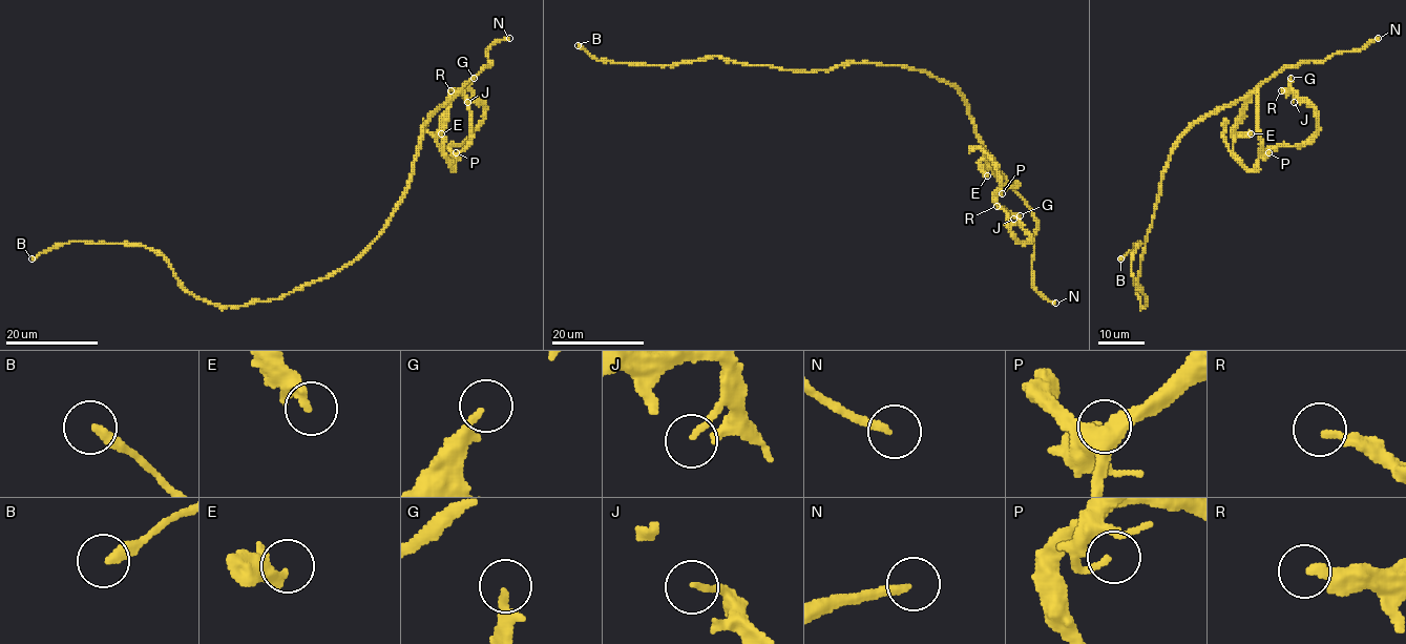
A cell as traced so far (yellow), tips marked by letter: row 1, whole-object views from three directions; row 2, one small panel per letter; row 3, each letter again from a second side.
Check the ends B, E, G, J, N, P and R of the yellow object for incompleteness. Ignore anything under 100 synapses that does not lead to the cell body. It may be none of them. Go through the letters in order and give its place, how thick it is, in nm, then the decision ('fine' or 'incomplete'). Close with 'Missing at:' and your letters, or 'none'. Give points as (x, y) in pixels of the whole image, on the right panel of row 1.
B: place (1120, 258); calibre 320 nm; fine
E: place (1251, 133); calibre 300 nm; fine
G: place (1291, 78); calibre 140 nm; fine
J: place (1294, 102); calibre 130 nm; fine
N: place (1378, 38); calibre 200 nm; incomplete
P: place (1268, 152); calibre 150 nm; fine
R: place (1281, 90); calibre 240 nm; fine
Missing at: N

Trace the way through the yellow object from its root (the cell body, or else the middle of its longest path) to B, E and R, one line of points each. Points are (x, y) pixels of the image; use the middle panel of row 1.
B: (934, 76), (871, 62), (794, 71), (743, 64), (717, 56), (668, 65), (622, 63), (595, 59), (578, 45)
E: (934, 76), (963, 95), (985, 150), (1018, 184), (1003, 185), (985, 159), (987, 175)
R: (934, 76), (963, 95), (985, 150), (1018, 183), (995, 201), (1009, 231), (1030, 242), (997, 206)

